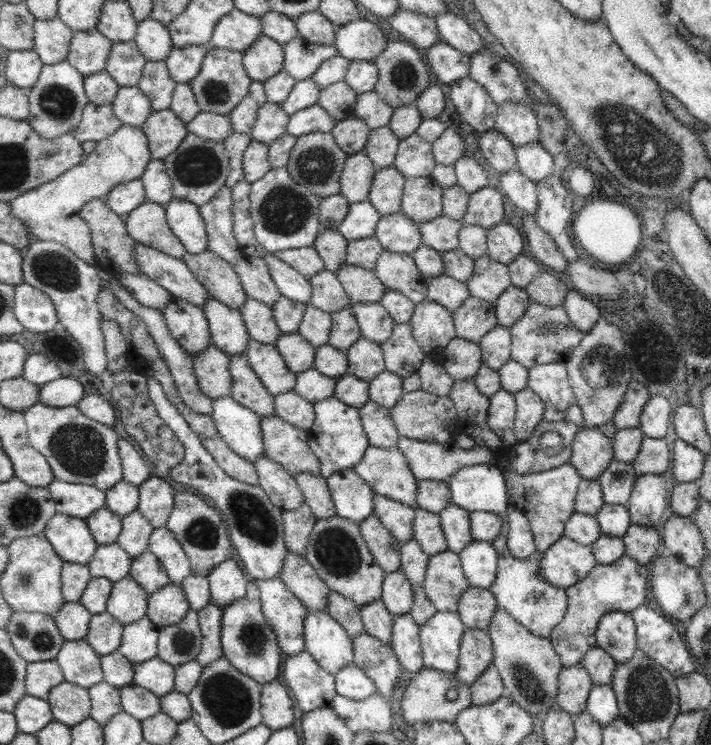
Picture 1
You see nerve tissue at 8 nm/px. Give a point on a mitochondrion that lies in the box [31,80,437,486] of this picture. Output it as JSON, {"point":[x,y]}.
{"point":[80,451]}

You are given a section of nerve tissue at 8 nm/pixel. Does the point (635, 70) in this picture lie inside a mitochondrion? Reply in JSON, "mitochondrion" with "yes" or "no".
{"mitochondrion":"no"}

